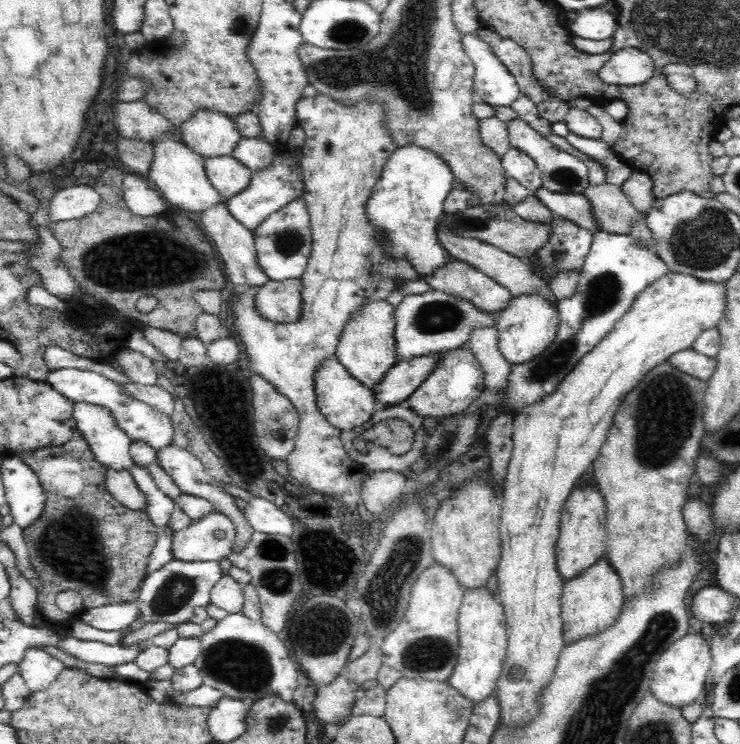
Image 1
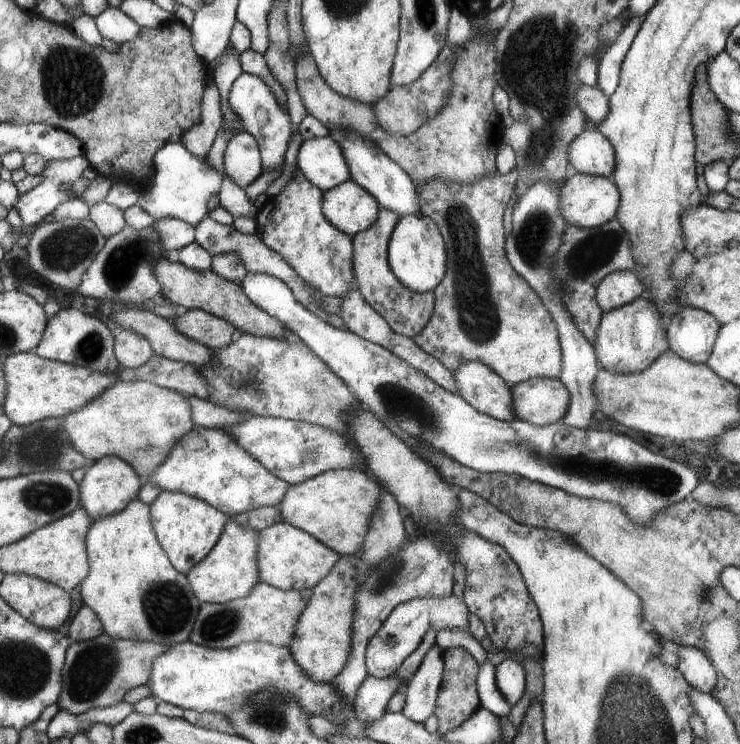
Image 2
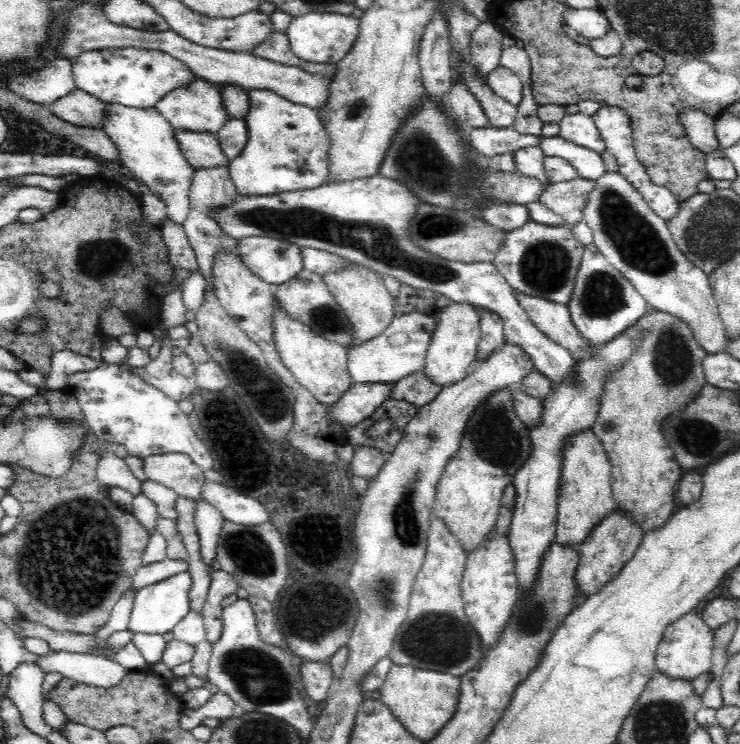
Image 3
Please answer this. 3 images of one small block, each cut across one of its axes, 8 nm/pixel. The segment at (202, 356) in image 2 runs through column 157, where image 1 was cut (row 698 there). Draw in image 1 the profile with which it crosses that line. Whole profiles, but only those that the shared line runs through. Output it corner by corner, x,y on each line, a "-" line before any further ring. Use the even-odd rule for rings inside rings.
342,675
328,686
316,686
313,702
314,712
325,724
342,724
355,708
356,687

